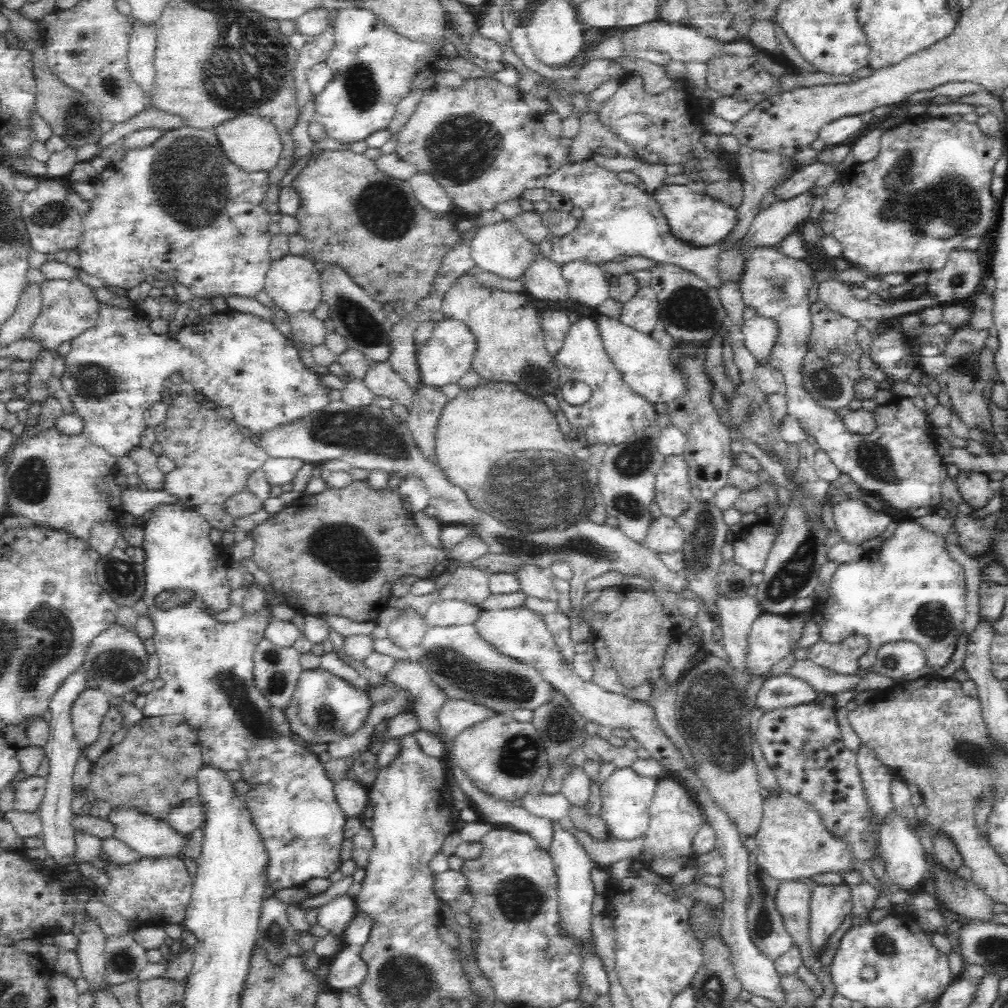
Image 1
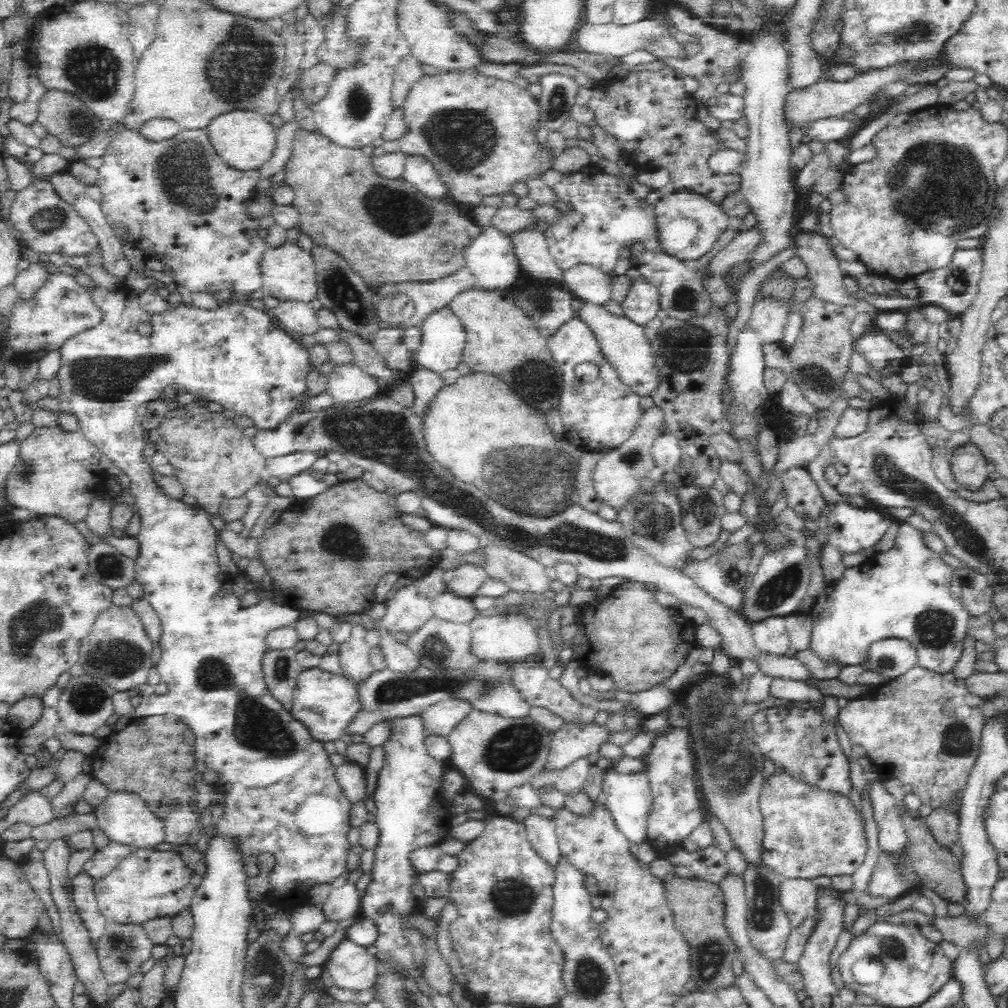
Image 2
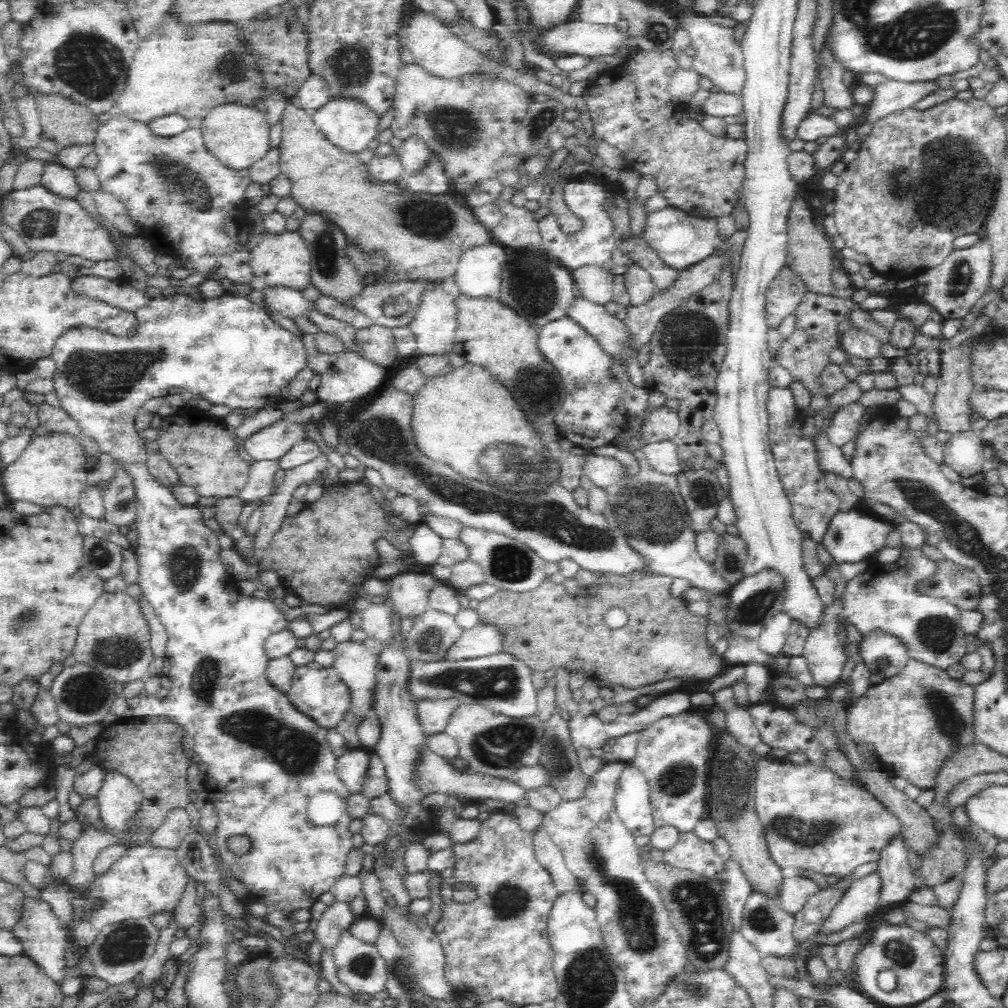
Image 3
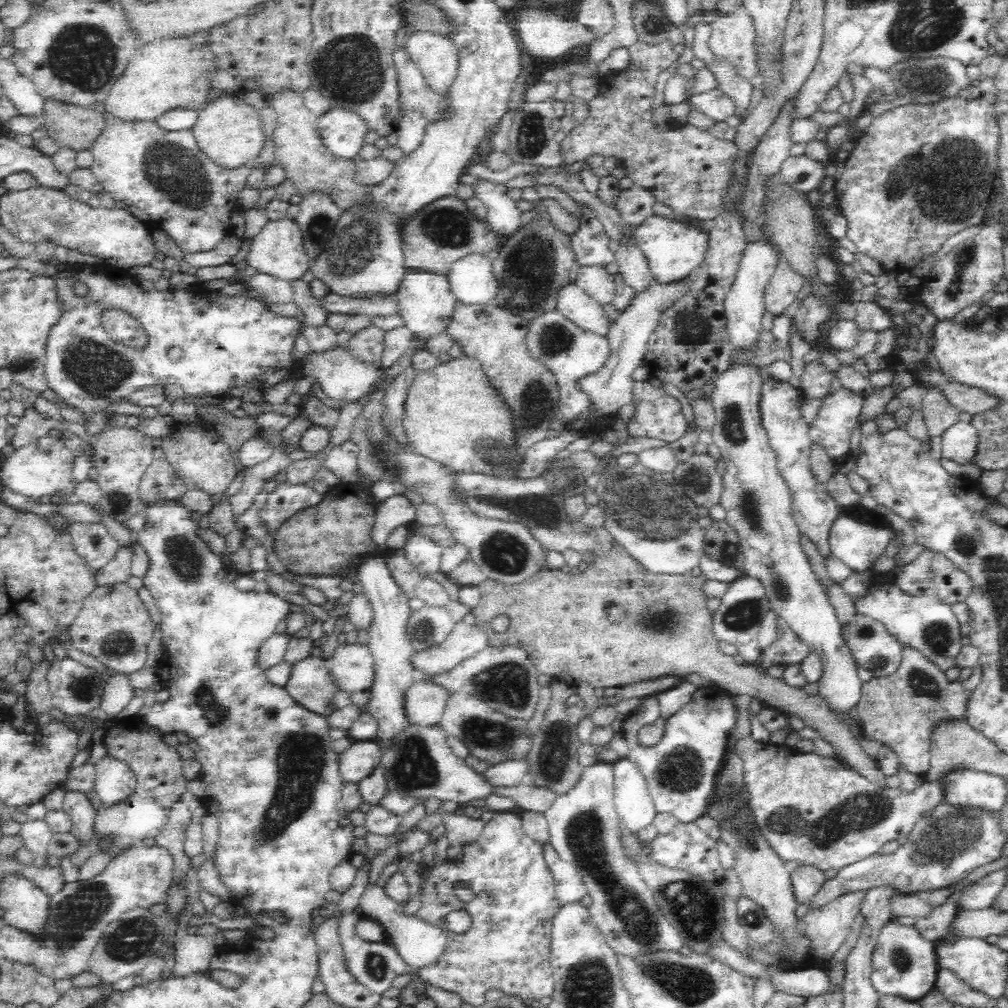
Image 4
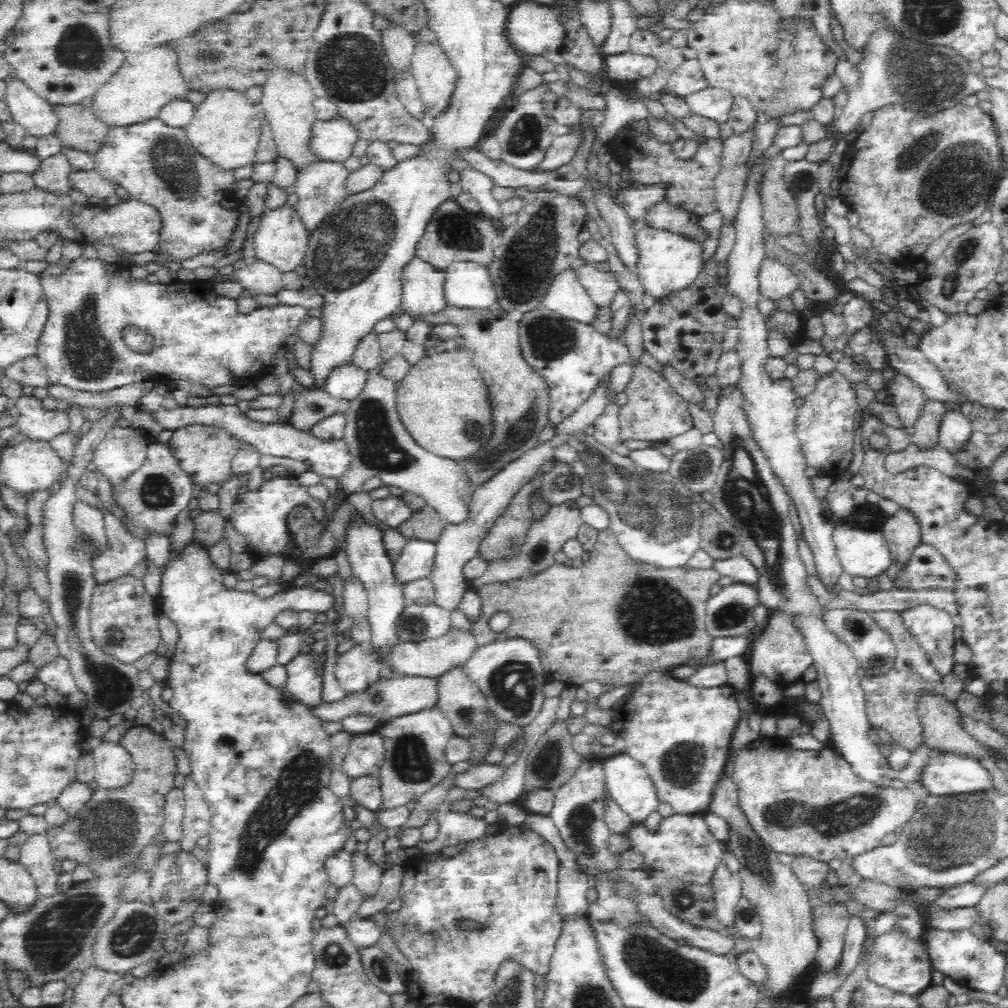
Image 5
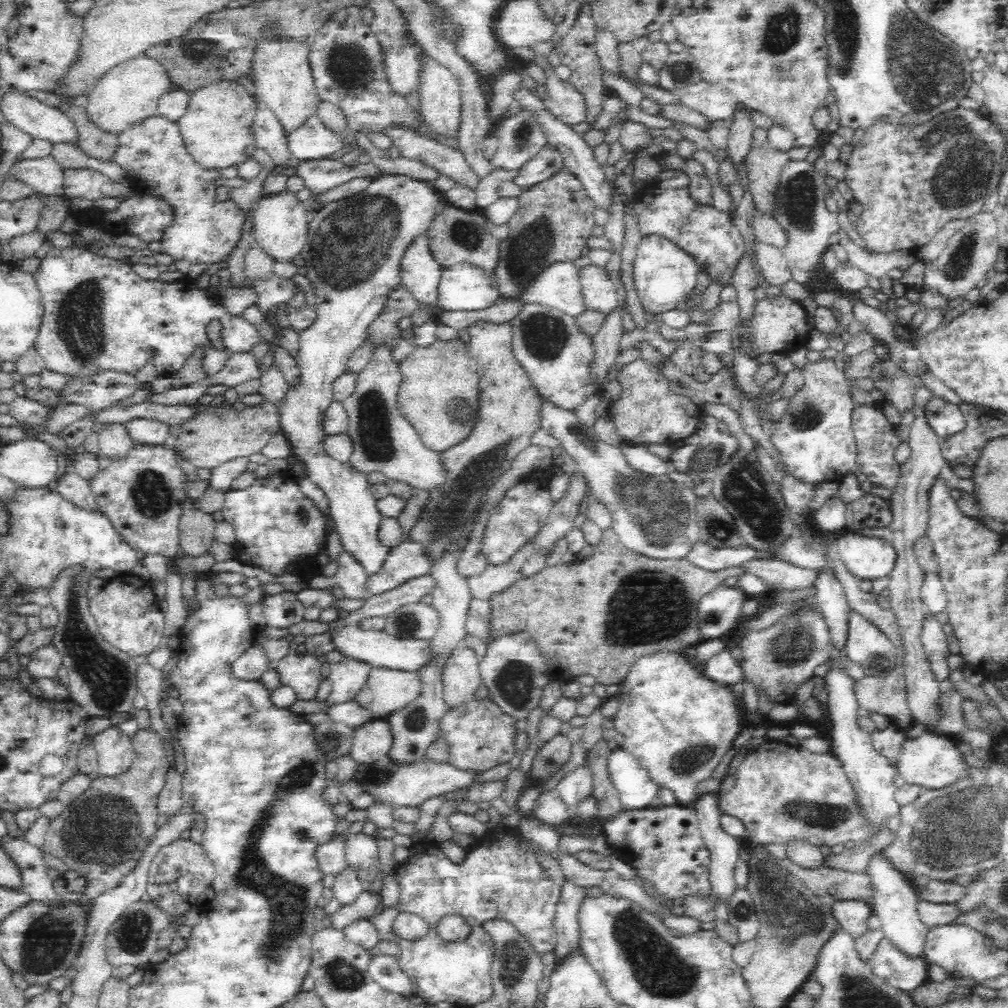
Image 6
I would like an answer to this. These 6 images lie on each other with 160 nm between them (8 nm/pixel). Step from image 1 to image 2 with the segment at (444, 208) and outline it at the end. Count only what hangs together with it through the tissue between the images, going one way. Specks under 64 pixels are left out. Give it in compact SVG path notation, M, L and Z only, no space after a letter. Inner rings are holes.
M414 153L404 155L403 179L414 184L424 194L432 198L448 198L447 188L428 157Z

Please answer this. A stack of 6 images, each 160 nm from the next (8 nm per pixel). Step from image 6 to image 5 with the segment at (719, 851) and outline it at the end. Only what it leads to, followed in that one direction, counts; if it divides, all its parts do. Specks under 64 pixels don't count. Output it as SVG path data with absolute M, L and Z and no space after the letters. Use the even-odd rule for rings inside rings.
M725 842L721 844L723 844L723 856L720 856L720 862L708 886L714 893L717 919L727 927L733 925L735 909L741 898L741 883L738 876L734 876L728 869L724 860L724 852L730 852L729 848L726 847Z

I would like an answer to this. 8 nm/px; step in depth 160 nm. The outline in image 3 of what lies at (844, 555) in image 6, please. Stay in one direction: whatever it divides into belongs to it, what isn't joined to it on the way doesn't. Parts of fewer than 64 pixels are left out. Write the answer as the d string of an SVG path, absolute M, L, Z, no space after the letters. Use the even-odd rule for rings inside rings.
M843 508L834 515L824 534L823 544L838 564L842 562L862 562L872 554L879 554L886 547L886 536L893 530L886 519L874 519L854 508Z

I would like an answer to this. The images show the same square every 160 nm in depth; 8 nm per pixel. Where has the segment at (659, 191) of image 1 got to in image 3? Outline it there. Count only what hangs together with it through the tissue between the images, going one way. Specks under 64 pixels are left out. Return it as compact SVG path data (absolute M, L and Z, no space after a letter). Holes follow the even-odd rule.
M667 205L646 215L643 237L659 260L678 271L686 270L712 255L719 238L716 218L700 218Z

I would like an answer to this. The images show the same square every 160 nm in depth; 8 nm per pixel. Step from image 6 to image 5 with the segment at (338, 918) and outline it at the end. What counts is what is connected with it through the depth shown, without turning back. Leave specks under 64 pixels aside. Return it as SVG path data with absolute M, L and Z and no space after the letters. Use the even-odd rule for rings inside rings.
M400 865L391 867L381 876L378 892L370 898L363 898L362 904L356 909L356 918L368 919L369 916L384 910L388 904L400 898L403 869Z

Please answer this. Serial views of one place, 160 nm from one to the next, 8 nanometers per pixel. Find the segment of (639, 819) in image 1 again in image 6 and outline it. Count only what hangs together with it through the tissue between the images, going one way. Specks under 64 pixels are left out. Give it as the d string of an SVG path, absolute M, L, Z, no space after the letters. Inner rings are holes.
M622 746L610 753L607 764L612 784L624 809L650 806L659 789L649 772Z

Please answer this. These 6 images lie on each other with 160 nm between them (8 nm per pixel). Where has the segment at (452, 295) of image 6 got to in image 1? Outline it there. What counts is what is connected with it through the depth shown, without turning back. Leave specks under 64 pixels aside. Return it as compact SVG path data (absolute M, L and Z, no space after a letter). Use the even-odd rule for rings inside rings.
M507 220L479 226L469 242L469 255L474 265L507 280L519 279L532 262L533 243L520 234Z

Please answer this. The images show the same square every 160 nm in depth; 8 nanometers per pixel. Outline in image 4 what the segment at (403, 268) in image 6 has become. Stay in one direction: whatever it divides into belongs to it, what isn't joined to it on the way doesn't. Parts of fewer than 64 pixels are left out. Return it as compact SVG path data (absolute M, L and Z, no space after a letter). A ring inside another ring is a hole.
M418 267L407 269L396 297L397 312L402 316L406 327L424 340L447 328L454 305L457 303L451 293L447 275L436 274L434 271L422 270Z

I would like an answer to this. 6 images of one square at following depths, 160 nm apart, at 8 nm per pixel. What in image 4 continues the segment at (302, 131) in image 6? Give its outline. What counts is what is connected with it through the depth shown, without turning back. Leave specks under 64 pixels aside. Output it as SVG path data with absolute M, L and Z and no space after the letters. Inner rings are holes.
M330 108L318 117L322 145L335 157L350 160L364 146L367 129L362 117L343 108Z

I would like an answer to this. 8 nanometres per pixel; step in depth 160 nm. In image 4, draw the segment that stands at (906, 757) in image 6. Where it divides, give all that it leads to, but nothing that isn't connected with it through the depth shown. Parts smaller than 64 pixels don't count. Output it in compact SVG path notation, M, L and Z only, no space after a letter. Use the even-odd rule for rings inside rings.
M958 767L944 771L938 781L941 783L944 802L951 805L984 807L1001 812L1000 807L1004 804L1007 792L1006 780L998 774L990 774L972 767Z

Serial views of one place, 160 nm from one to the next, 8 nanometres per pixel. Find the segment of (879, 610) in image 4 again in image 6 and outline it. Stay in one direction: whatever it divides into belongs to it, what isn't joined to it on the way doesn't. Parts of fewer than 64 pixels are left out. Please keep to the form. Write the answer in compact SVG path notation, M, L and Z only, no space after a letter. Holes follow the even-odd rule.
M935 615L925 620L925 628L922 630L922 644L931 673L938 681L948 678L949 664L947 658L950 650L948 649L947 637L942 624L938 623Z

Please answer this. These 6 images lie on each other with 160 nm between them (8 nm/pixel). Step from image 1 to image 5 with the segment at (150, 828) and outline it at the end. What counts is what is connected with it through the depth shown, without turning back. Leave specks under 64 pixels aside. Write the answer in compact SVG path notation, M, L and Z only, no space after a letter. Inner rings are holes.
M100 742L92 750L95 762L94 782L102 789L124 786L134 774L135 764L126 747L118 742Z

